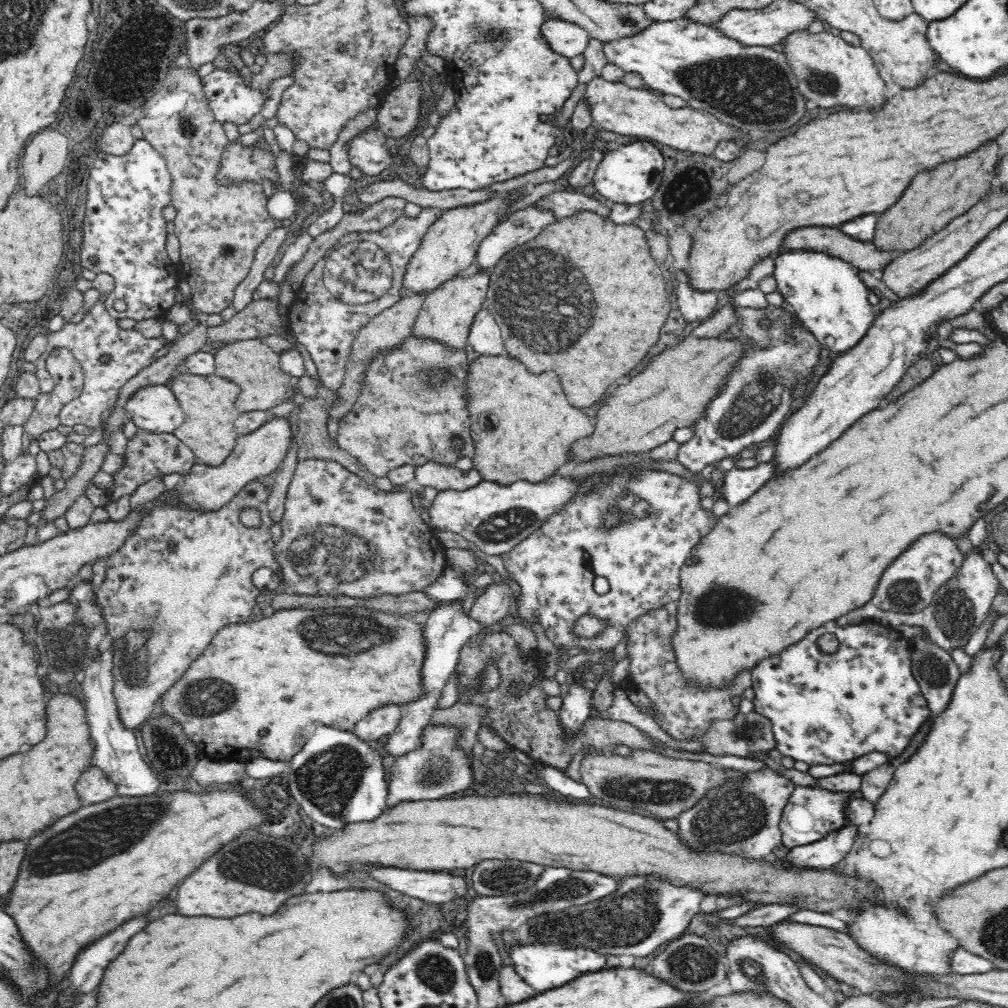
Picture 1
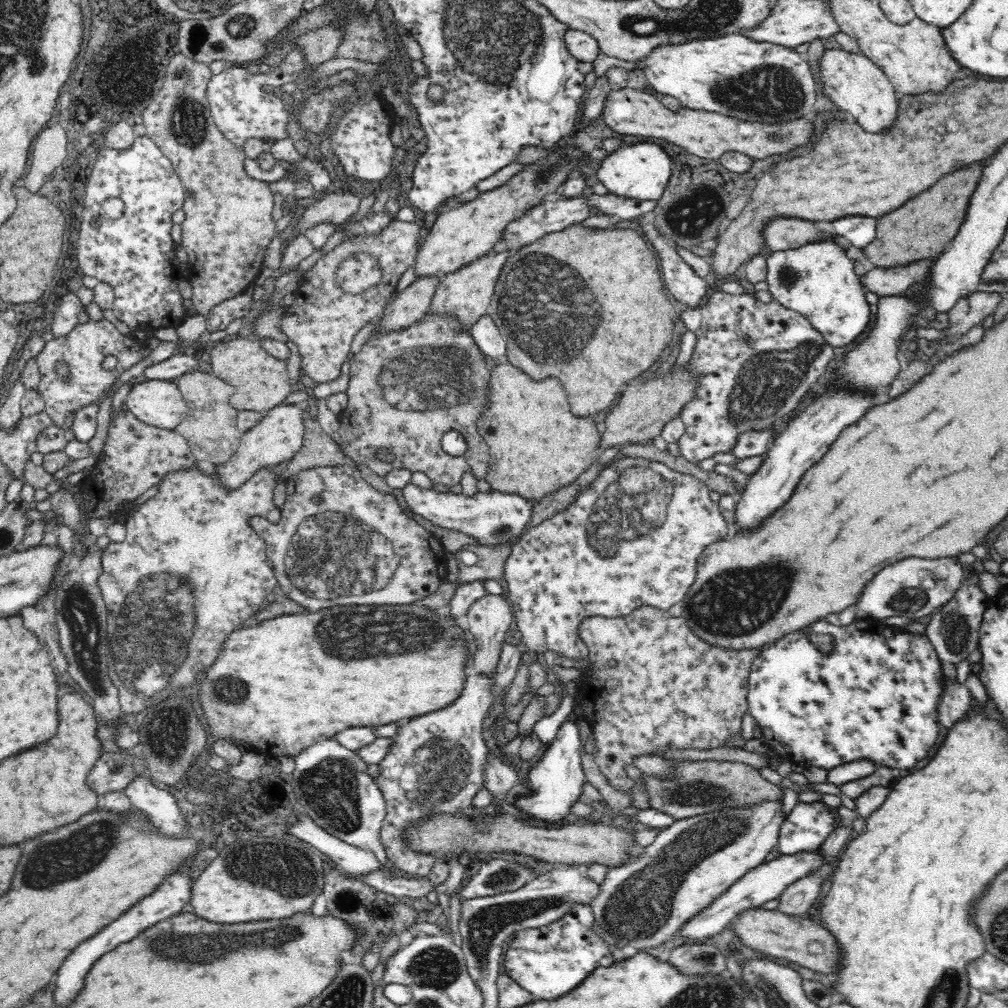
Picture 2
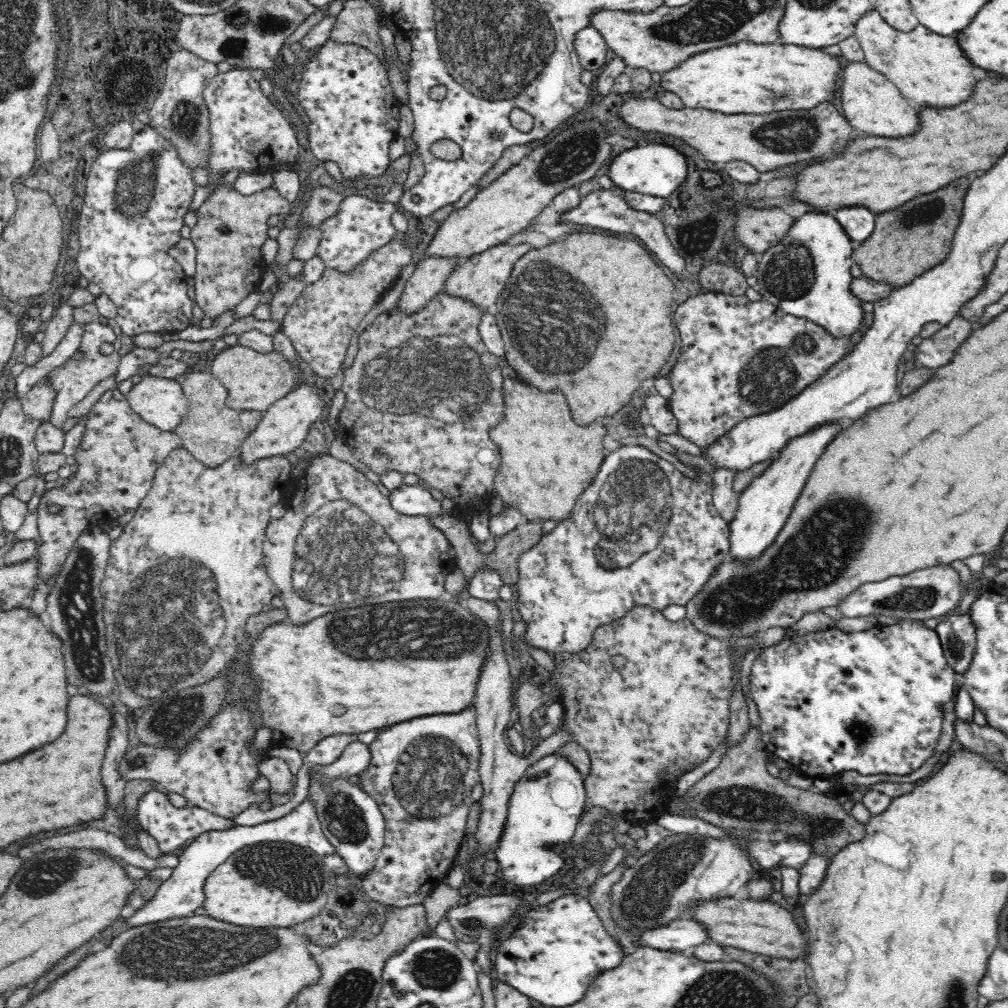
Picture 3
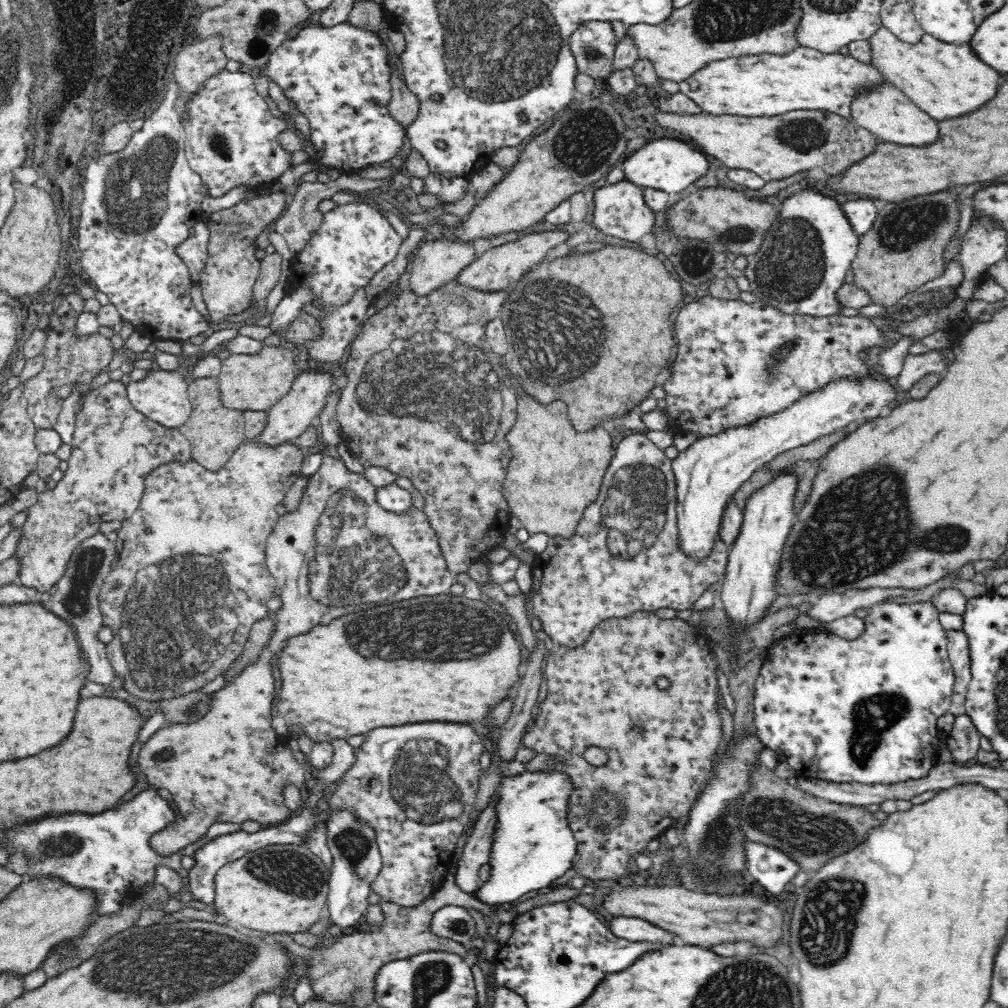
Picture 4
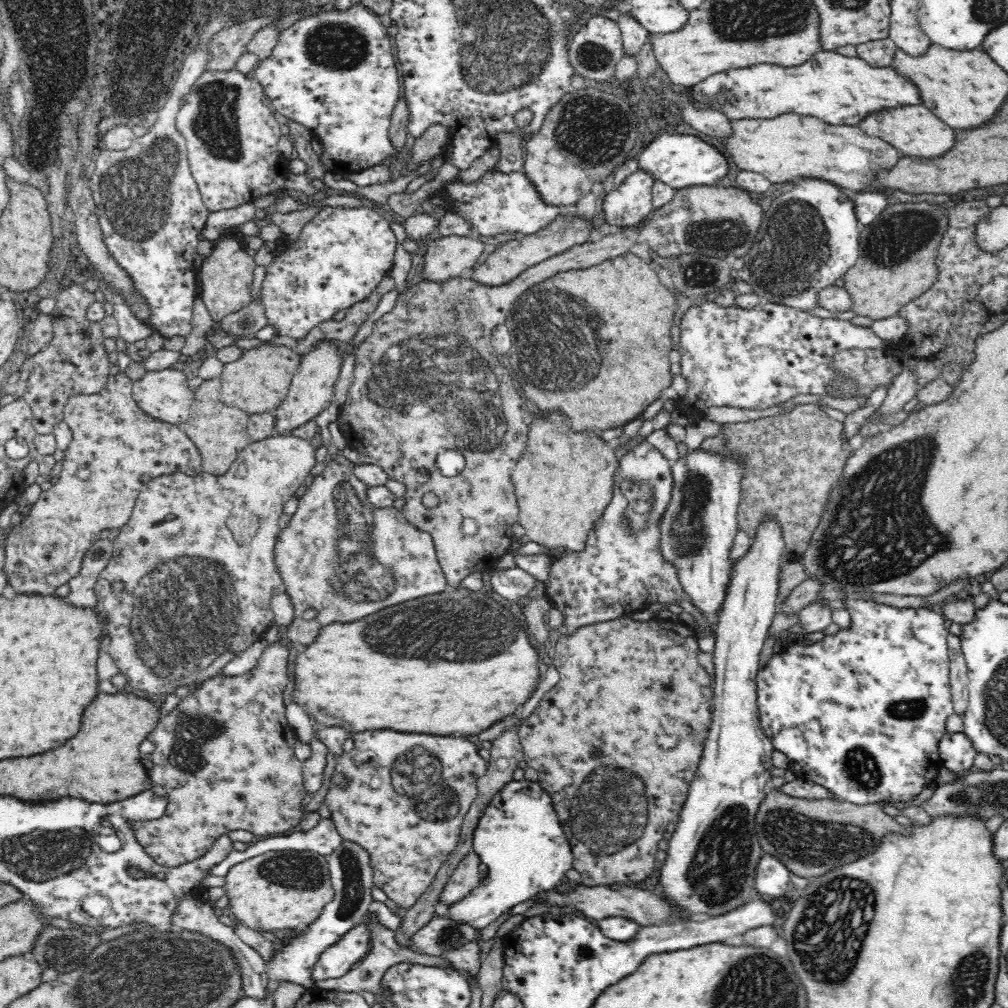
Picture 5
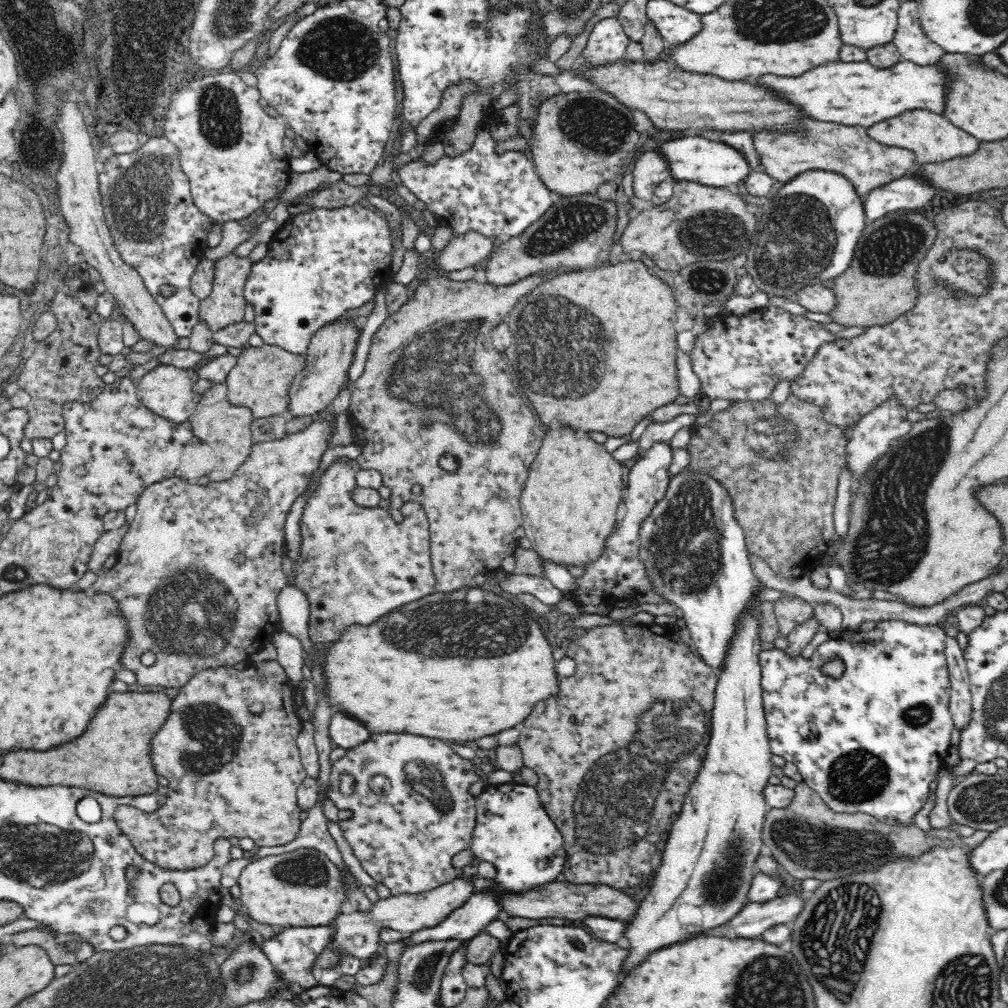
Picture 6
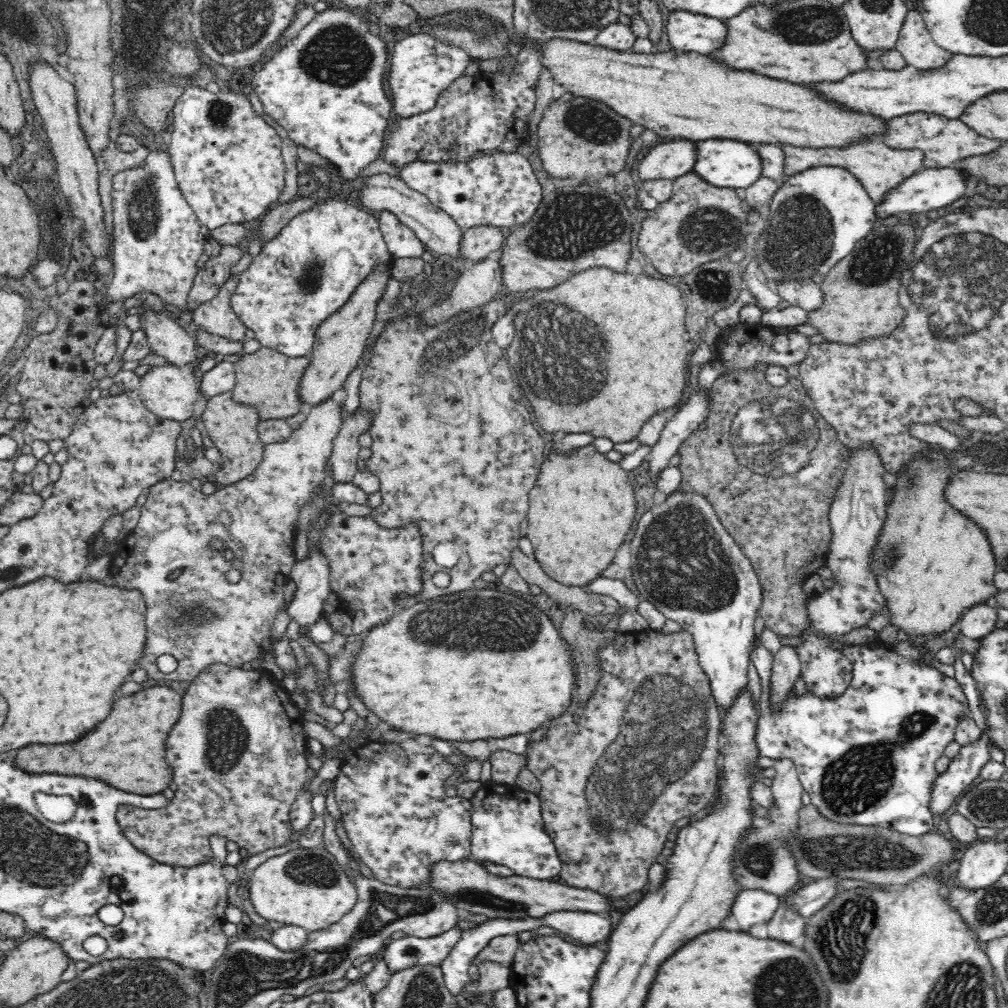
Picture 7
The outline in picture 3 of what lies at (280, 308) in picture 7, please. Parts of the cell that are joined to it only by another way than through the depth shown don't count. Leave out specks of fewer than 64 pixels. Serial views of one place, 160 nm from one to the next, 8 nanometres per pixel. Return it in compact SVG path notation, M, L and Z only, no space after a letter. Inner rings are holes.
M346 196L340 206L340 213L319 227L322 239L317 255L324 266L340 271L350 270L372 251L386 244L396 232L391 222L394 212L397 211L393 203L376 200L374 197Z

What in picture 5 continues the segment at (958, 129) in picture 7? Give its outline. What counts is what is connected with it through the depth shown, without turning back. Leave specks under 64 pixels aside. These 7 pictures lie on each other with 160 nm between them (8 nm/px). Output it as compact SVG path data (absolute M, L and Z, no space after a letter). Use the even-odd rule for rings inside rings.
M906 104L896 106L896 108L880 109L880 112L865 116L858 125L870 136L877 136L888 142L900 154L930 158L940 156L942 152L948 152L948 148L954 144L952 128L944 124L922 104Z

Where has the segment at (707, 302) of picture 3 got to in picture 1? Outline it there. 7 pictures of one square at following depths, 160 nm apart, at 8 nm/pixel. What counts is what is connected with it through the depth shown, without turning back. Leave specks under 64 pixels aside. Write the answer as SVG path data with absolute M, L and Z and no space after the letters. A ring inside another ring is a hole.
M768 305L764 309L734 309L740 320L719 336L748 336L755 340L756 348L728 376L727 387L708 404L708 414L692 427L694 438L680 446L677 463L687 472L687 476L680 477L690 482L714 461L738 455L742 449L772 438L790 412L791 390L800 384L798 380L812 376L820 360L820 344L789 308ZM762 318L768 318L770 324L760 324Z

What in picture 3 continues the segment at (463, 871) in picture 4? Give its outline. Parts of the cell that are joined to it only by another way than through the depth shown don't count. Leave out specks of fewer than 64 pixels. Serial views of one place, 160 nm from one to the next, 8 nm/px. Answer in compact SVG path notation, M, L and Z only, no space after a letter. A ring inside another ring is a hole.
M468 598L462 602L465 609L469 610L476 618L484 623L484 632L488 629L487 641L485 642L483 661L480 663L478 682L474 704L476 707L476 722L479 741L481 744L481 759L479 762L479 777L484 788L480 803L480 818L478 820L476 841L478 848L476 857L484 856L490 846L499 842L504 834L504 824L508 816L508 804L516 782L524 776L525 770L540 757L551 752L556 752L566 746L572 738L572 729L568 725L560 725L555 732L536 746L529 757L521 756L512 752L508 747L508 741L504 740L505 731L515 719L515 711L512 702L512 684L510 666L506 661L506 646L502 631L502 616L500 608L495 601Z

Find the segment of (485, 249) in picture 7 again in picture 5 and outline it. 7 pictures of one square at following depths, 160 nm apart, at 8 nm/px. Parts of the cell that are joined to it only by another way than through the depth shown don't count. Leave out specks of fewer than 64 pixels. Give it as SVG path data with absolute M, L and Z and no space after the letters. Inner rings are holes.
M452 235L432 240L426 246L420 276L429 283L443 283L466 275L488 245L480 241L480 236Z

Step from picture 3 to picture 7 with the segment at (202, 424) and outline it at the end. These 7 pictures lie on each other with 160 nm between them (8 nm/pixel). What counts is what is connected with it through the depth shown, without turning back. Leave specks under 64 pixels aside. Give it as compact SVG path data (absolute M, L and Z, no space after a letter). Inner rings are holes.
M231 391L209 396L202 415L208 438L218 451L220 475L214 472L216 484L230 484L248 476L261 461L263 442L257 435L257 422L260 420L256 407L240 404L232 400Z

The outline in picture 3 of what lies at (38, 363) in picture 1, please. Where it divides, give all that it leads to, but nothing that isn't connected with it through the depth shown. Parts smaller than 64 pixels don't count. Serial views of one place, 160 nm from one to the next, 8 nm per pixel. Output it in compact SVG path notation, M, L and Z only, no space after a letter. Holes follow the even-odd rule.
M98 321L83 324L80 344L76 352L68 357L62 364L56 365L46 372L46 380L48 380L54 393L48 422L61 428L64 422L66 422L66 419L69 418L67 415L68 411L73 408L75 404L84 400L90 390L98 386L100 382L108 380L108 378L116 372L117 366L120 364L120 358L122 358L120 338L118 338L118 335L114 335L114 331L112 331L110 325L100 324ZM104 343L109 343L114 346L112 353L108 355L100 353L100 346Z

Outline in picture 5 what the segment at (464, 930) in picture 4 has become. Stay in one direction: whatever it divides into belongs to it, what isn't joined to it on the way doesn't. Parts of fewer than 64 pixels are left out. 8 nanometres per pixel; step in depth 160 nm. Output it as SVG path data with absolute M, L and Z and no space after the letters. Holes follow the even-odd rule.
M438 914L412 935L409 946L414 951L439 956L443 950L458 948L472 940L478 940L478 930L470 923Z

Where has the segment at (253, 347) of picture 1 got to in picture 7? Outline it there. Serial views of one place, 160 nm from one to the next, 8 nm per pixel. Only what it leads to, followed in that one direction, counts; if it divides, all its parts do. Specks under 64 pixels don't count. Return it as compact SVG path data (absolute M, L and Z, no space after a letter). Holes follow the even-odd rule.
M268 347L246 353L235 363L236 384L231 390L232 400L256 407L262 420L287 419L305 409L299 401L298 384L310 361L310 356L289 357Z

